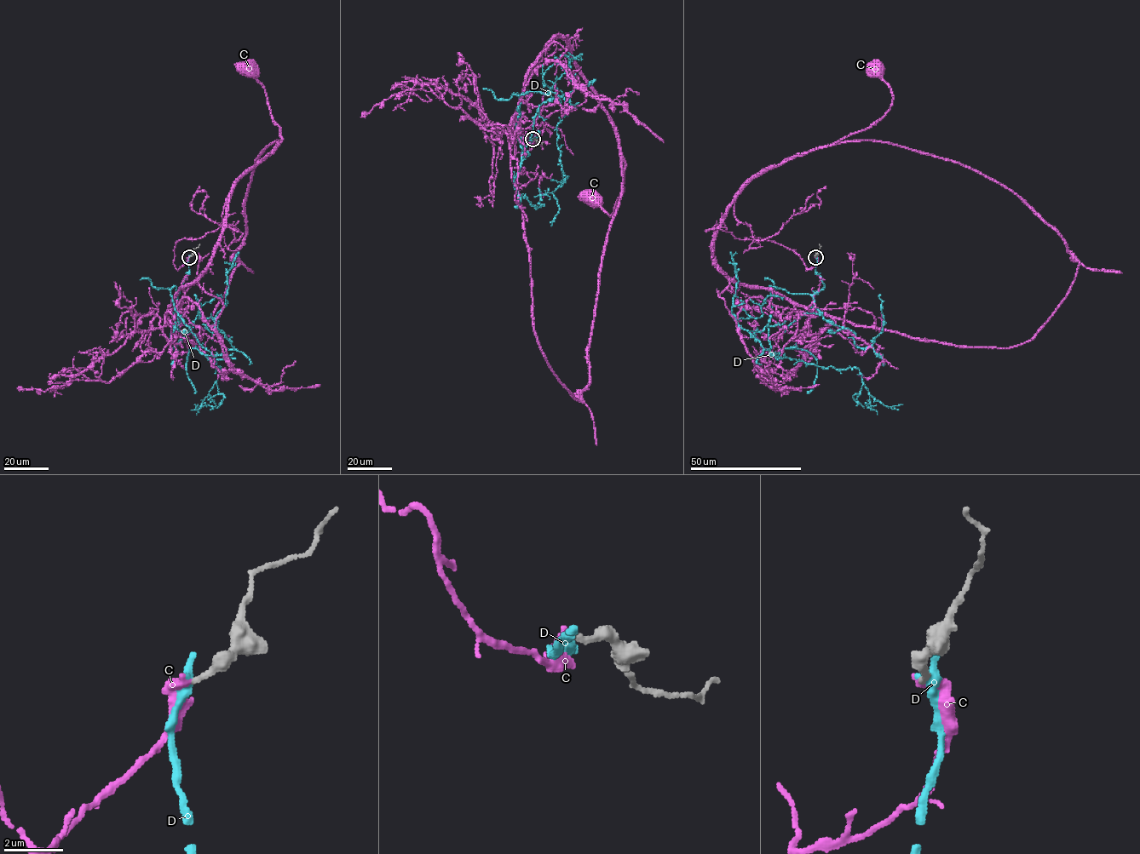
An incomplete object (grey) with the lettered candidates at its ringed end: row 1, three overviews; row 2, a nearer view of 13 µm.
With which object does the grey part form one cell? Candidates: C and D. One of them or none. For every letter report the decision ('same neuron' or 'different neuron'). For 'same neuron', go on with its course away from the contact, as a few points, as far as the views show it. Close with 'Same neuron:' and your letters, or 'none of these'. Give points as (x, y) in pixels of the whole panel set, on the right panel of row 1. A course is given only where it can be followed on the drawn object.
C: same neuron | via (815, 257), (806, 269), (784, 246), (735, 238), (726, 209), (769, 169), (878, 121), (892, 95), (876, 68)
D: different neuron
Same neuron: C

